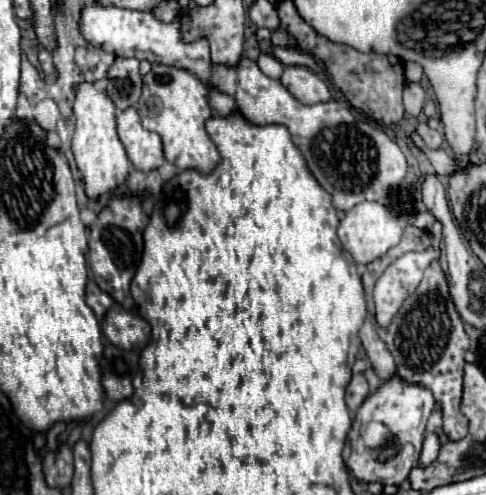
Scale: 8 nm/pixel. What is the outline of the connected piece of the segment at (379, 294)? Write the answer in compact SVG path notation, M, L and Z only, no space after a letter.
M435 222L429 228L433 246L423 252L407 252L401 258L397 258L377 280L373 296L375 296L375 308L377 308L377 322L379 326L387 326L397 314L401 302L409 296L409 290L417 286L423 278L423 270L439 258L439 240L441 240L441 224Z

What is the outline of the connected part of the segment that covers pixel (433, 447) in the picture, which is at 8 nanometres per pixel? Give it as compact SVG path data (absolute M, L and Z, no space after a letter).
M429 432L425 436L425 442L423 442L423 452L421 452L421 458L419 458L419 464L421 466L427 466L431 462L435 462L437 454L439 454L439 448L441 448L441 440L435 432Z

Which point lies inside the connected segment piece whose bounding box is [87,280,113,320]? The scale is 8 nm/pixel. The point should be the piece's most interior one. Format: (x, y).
(97, 300)

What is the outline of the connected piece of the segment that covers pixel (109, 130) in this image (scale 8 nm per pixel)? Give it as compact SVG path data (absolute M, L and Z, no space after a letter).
M81 82L75 100L75 134L73 134L73 154L77 168L85 182L85 192L89 198L97 198L103 192L113 190L129 174L131 162L117 136L115 128L117 108L105 90L97 90L93 82Z

